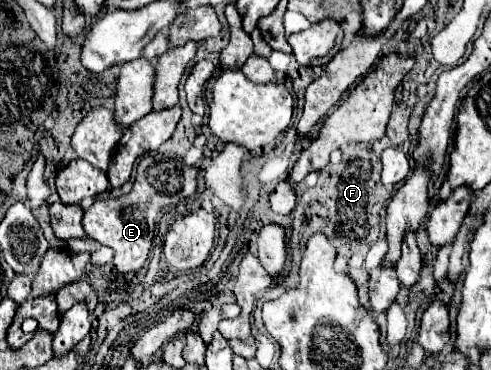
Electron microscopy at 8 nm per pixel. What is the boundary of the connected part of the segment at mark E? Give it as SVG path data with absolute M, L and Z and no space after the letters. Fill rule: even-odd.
M148 152L138 164L134 188L130 194L110 200L96 200L82 216L82 226L86 234L98 240L104 246L110 246L116 254L116 268L120 272L138 272L152 248L154 238L154 222L158 212L164 208L176 206L184 202L188 196L196 192L198 168L186 166L180 156L168 156L168 160L156 160L154 156L166 156L160 152Z

